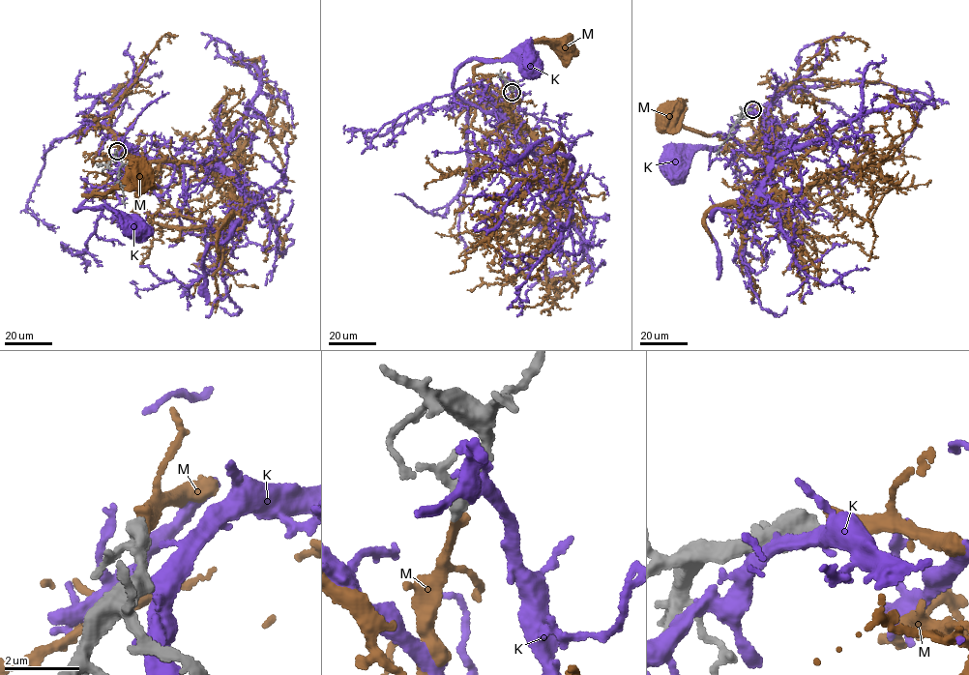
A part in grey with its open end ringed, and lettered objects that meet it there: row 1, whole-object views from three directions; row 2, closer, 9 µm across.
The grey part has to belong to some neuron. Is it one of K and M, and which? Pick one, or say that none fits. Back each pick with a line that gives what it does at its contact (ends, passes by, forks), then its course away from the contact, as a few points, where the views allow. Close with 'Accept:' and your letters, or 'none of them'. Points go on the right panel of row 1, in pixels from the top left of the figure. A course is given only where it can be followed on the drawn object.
M: it ends there; it runs (752, 110), (762, 111), (763, 131), (746, 142), (695, 132), (669, 118)
Accept: M

